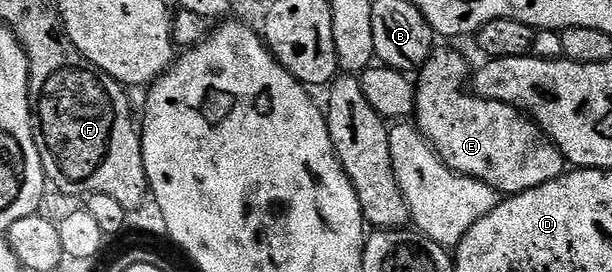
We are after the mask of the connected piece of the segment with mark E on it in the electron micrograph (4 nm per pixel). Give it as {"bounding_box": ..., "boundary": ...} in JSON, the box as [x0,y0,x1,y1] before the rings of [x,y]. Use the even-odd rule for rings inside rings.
{"bounding_box":[414,48,566,195],"boundary":[[[437,48],[428,57],[428,63],[420,67],[414,122],[457,174],[476,178],[501,195],[521,194],[530,188],[538,188],[550,180],[560,178],[566,173],[566,159],[563,152],[552,143],[552,139],[527,114],[515,110],[510,104],[479,98],[475,92],[470,92],[468,62],[456,50]]]}

